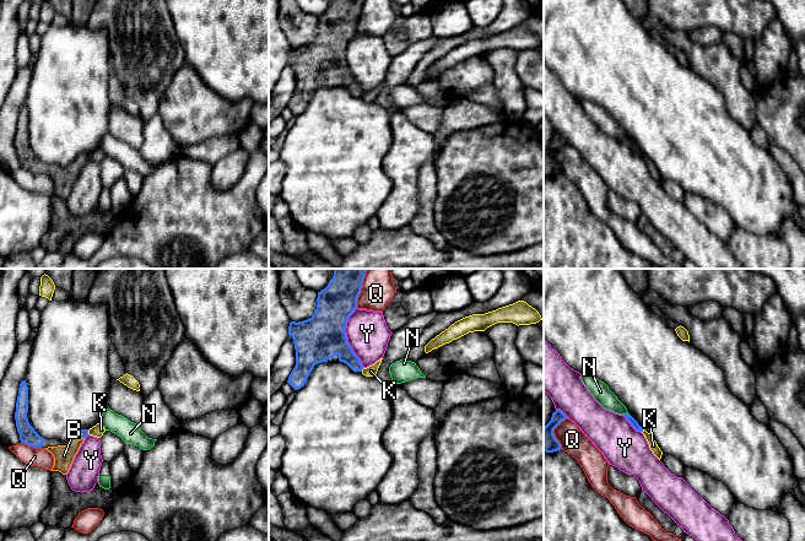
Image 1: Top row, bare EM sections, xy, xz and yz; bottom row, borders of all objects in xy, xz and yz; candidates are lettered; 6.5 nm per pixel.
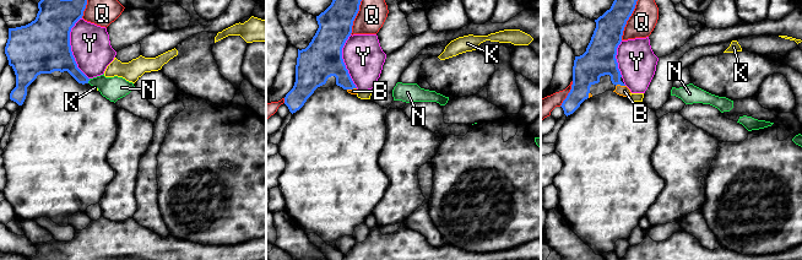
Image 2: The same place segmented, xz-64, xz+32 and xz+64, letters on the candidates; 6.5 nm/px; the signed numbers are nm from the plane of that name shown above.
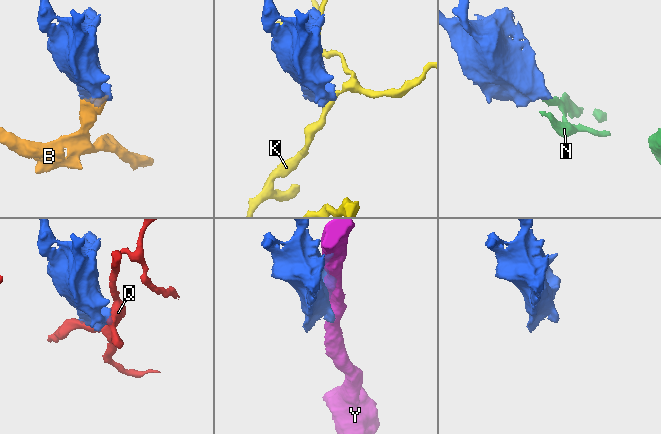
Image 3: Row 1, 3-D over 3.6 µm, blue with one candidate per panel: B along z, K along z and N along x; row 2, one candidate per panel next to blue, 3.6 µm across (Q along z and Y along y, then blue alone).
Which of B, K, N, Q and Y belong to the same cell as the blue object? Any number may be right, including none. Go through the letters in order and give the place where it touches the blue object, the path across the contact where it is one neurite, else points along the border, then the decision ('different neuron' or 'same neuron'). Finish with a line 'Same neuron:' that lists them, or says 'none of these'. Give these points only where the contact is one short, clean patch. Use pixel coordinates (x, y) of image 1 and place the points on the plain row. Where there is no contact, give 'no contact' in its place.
B: meets blue in xy at (77, 163); same neuron
K: meets blue in xy at (87, 157); border along xy (87, 155), (88, 158); different neuron
N: meets blue in yz at (626, 139); different neuron
Q: meets blue in xz at (360, 16); different neuron
Y: meets blue in xz at (346, 63); different neuron
Same neuron: B

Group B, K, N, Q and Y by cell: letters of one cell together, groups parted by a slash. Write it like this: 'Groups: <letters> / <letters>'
Groups: B / K / N / Q / Y

